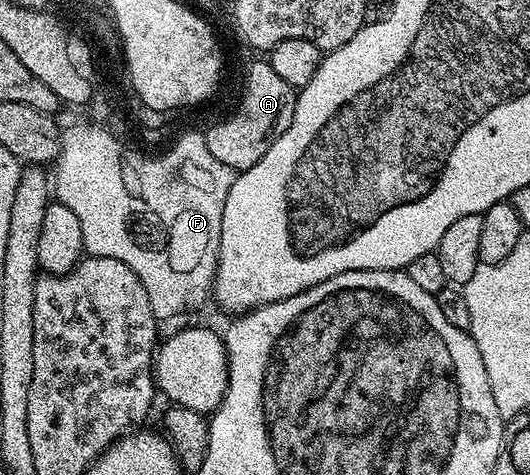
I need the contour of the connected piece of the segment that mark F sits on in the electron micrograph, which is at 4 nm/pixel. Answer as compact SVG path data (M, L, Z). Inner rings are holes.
M86 122L75 123L62 132L63 145L53 164L54 198L73 209L77 221L81 221L84 252L113 257L129 265L141 285L145 285L145 293L149 293L149 305L153 305L156 320L171 319L206 299L208 302L219 260L221 213L225 213L225 197L229 197L236 171L229 165L221 165L221 161L209 153L202 130L185 132L172 151L154 159L131 147L123 147L114 130L98 122Z

